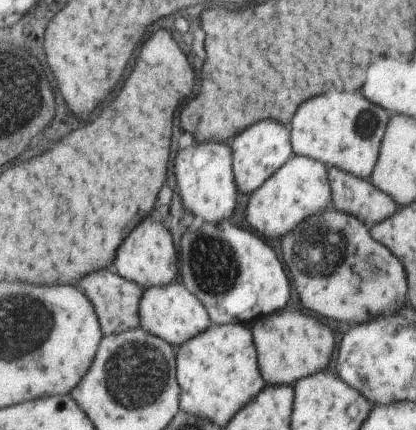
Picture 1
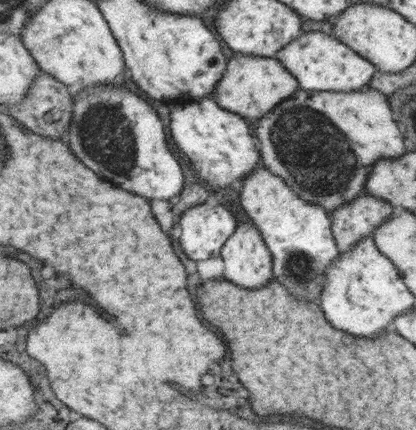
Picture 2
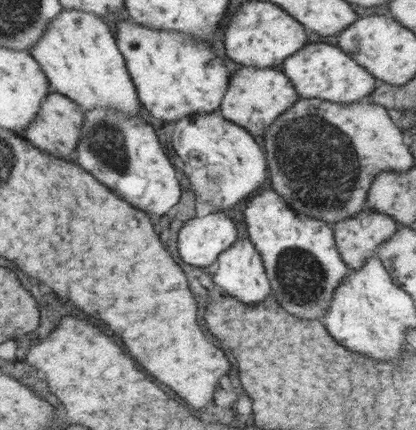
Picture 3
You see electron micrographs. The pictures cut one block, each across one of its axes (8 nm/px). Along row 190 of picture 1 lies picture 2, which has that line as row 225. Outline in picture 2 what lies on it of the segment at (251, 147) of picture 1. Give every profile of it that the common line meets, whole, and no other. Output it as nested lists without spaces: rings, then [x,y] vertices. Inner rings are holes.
[[[243,222],[221,248],[223,280],[247,290],[273,280],[273,256],[253,222]]]

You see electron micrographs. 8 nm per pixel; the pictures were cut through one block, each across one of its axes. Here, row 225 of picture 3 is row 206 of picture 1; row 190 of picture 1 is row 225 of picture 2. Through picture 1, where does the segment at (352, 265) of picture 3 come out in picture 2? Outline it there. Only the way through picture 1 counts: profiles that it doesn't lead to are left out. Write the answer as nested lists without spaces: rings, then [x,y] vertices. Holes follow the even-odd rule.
[[[367,192],[353,202],[347,202],[329,214],[331,232],[339,246],[339,252],[349,252],[367,236],[373,236],[379,226],[393,214],[393,206]]]

